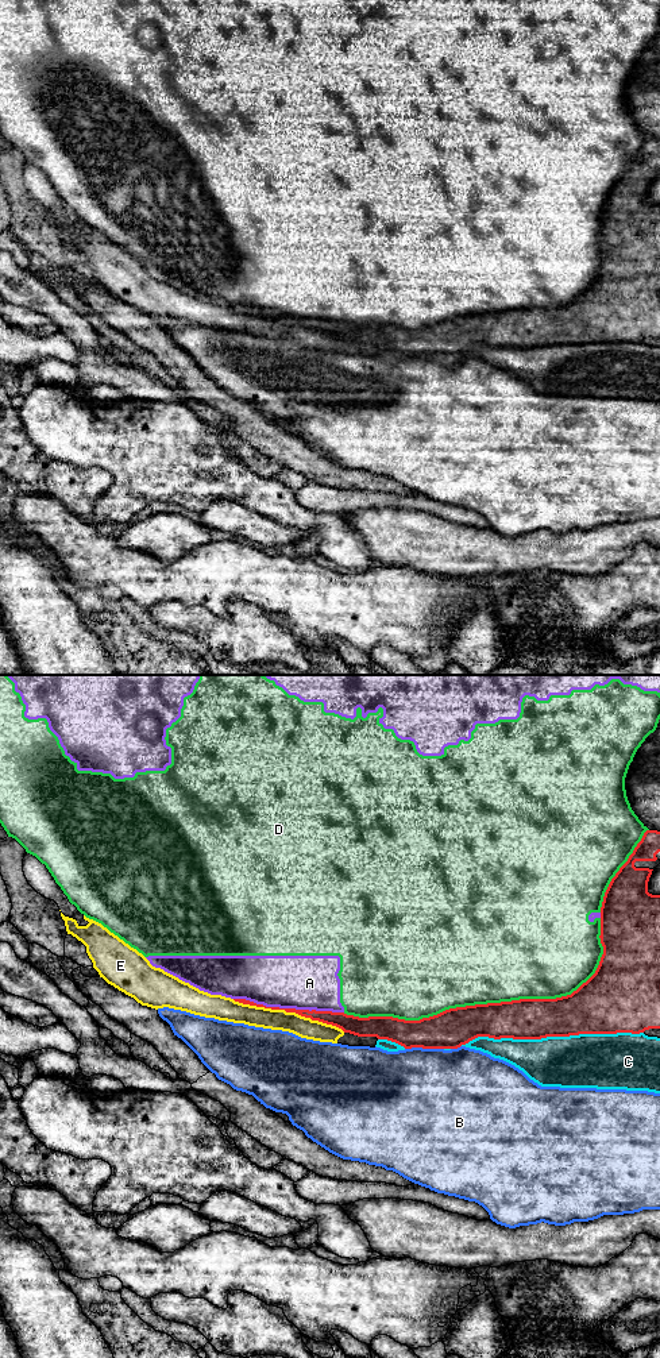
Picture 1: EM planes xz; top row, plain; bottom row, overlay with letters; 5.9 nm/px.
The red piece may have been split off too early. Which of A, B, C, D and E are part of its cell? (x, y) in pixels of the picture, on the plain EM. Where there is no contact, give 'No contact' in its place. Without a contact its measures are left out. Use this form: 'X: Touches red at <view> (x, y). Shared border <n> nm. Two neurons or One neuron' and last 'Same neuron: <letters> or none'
A: Touches red at xz (289, 317). Shared border 650 nm. Two neurons
B: Touches red at xz (424, 357). Shared border 240 nm. Two neurons
C: Touches red at xz (551, 344). Shared border 1100 nm. Two neurons
D: Touches red at xz (496, 312). Shared border 1650 nm. Two neurons
E: Touches red at xz (289, 320). Shared border 700 nm. Two neurons
Same neuron: none

